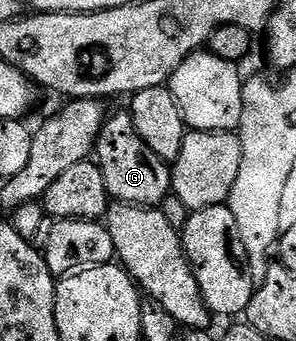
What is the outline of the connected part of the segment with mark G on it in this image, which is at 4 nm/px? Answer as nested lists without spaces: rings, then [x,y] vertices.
[[[130,111],[115,112],[104,119],[93,156],[103,171],[107,195],[112,201],[153,208],[162,205],[164,198],[171,192],[168,161],[157,158],[157,154],[153,154],[153,150],[141,142],[141,134],[137,134],[137,126],[133,126]]]

